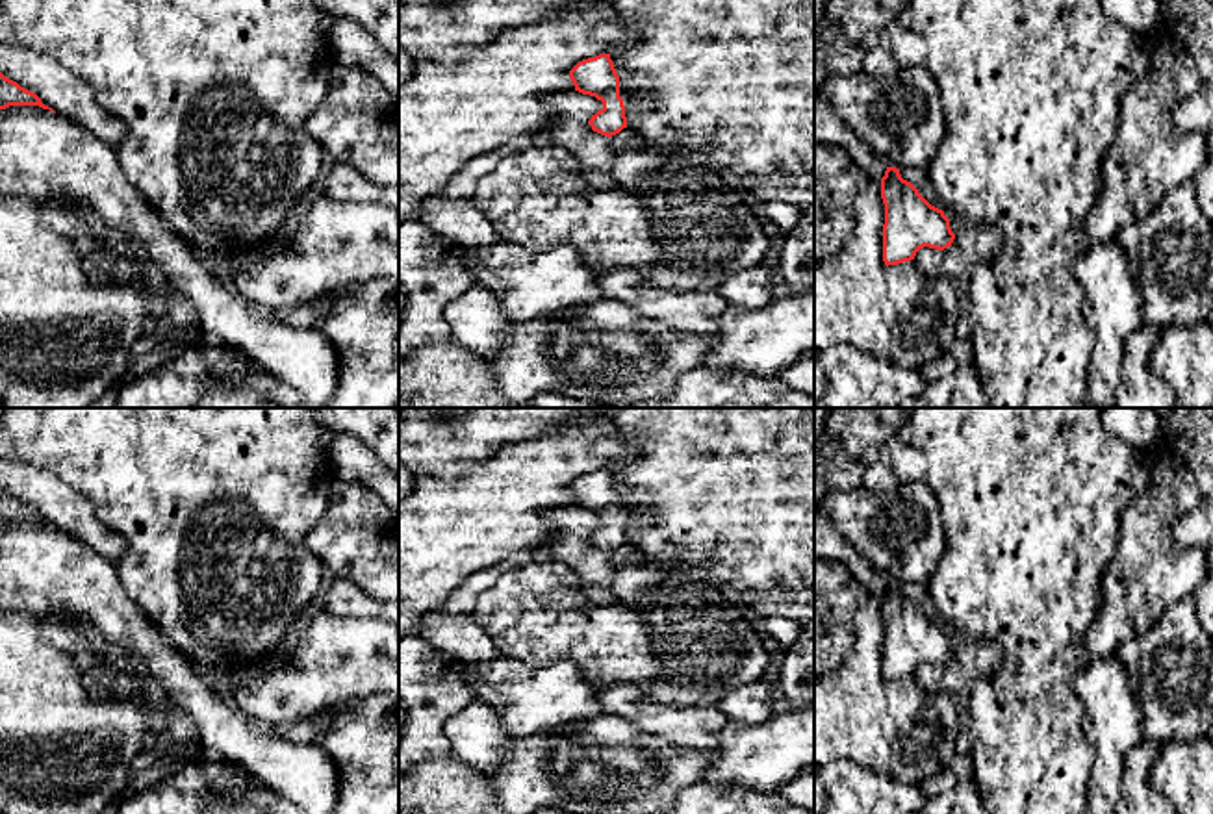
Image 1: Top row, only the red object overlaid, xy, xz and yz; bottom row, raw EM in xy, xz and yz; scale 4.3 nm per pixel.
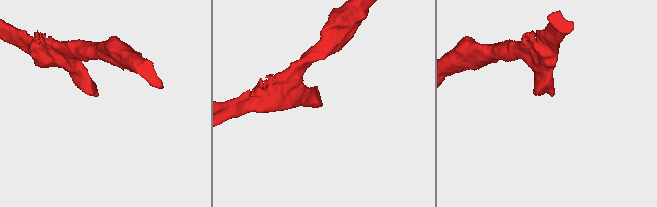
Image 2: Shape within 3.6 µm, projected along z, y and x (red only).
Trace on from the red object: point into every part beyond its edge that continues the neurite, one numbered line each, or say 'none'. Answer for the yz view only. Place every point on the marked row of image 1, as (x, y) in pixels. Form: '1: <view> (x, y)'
none

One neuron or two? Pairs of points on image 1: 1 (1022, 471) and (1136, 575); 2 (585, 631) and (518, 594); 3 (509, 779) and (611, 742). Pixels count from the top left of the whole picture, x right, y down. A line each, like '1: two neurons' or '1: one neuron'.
1: two neurons
2: one neuron
3: one neuron

